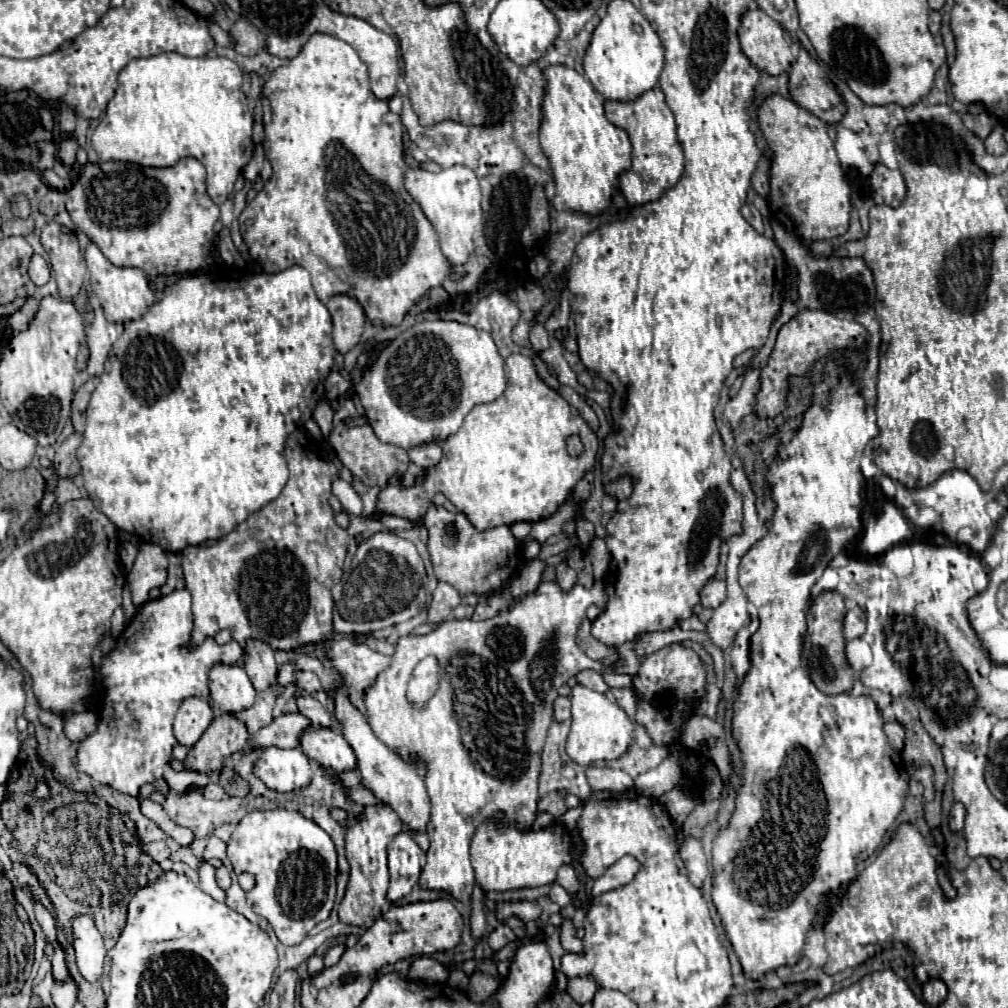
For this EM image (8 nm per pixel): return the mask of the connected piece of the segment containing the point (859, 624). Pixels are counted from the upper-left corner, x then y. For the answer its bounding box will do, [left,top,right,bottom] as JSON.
[843,606,865,642]

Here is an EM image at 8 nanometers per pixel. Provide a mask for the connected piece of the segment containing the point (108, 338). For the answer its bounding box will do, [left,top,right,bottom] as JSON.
[86,308,123,376]

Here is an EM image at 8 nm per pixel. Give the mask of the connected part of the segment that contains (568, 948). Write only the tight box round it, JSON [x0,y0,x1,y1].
[561,920,583,954]

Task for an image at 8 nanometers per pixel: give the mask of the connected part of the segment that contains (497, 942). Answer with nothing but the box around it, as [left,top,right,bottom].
[489,924,517,952]

